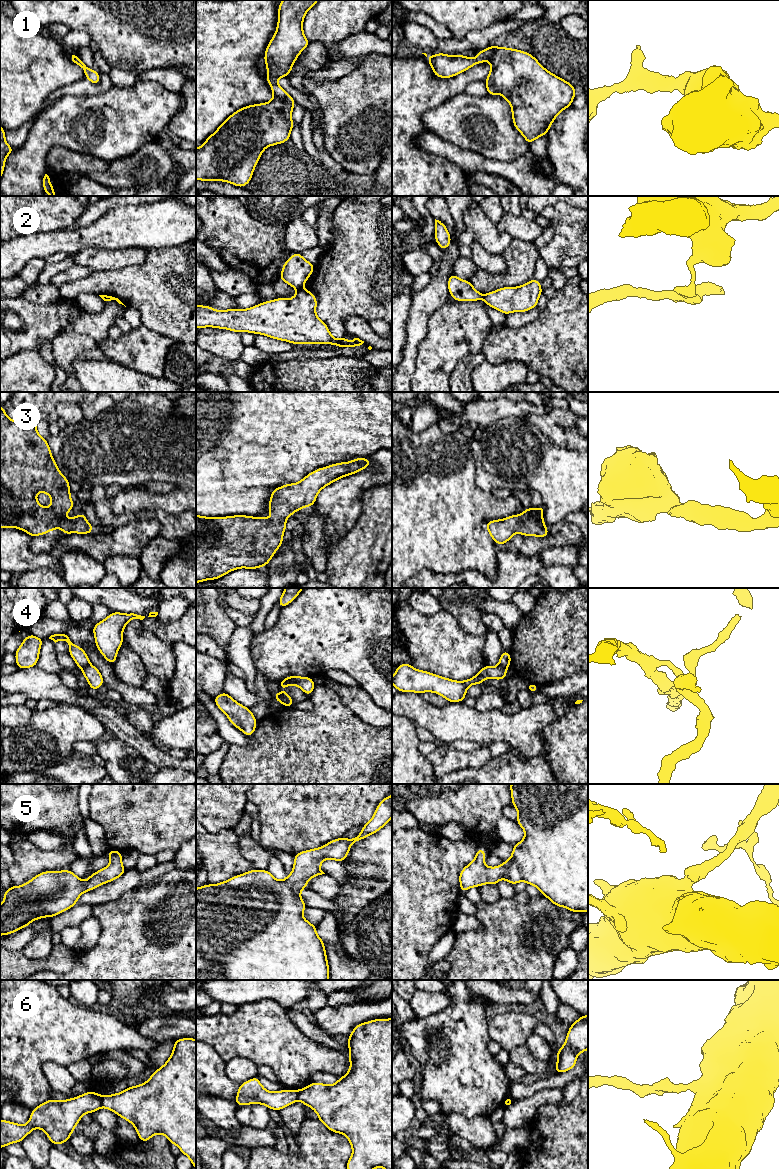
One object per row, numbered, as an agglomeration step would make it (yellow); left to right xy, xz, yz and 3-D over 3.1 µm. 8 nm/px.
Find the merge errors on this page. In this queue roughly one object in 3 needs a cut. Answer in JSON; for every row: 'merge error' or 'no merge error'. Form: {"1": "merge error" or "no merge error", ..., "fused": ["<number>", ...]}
{"1": "no merge error", "2": "merge error", "3": "no merge error", "4": "merge error", "5": "no merge error", "6": "merge error", "fused": ["2", "4", "6"]}

